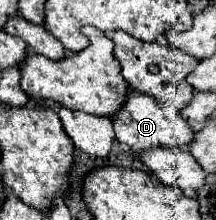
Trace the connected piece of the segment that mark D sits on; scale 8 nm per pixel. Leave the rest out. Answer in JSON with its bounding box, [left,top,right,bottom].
[113,90,195,154]

